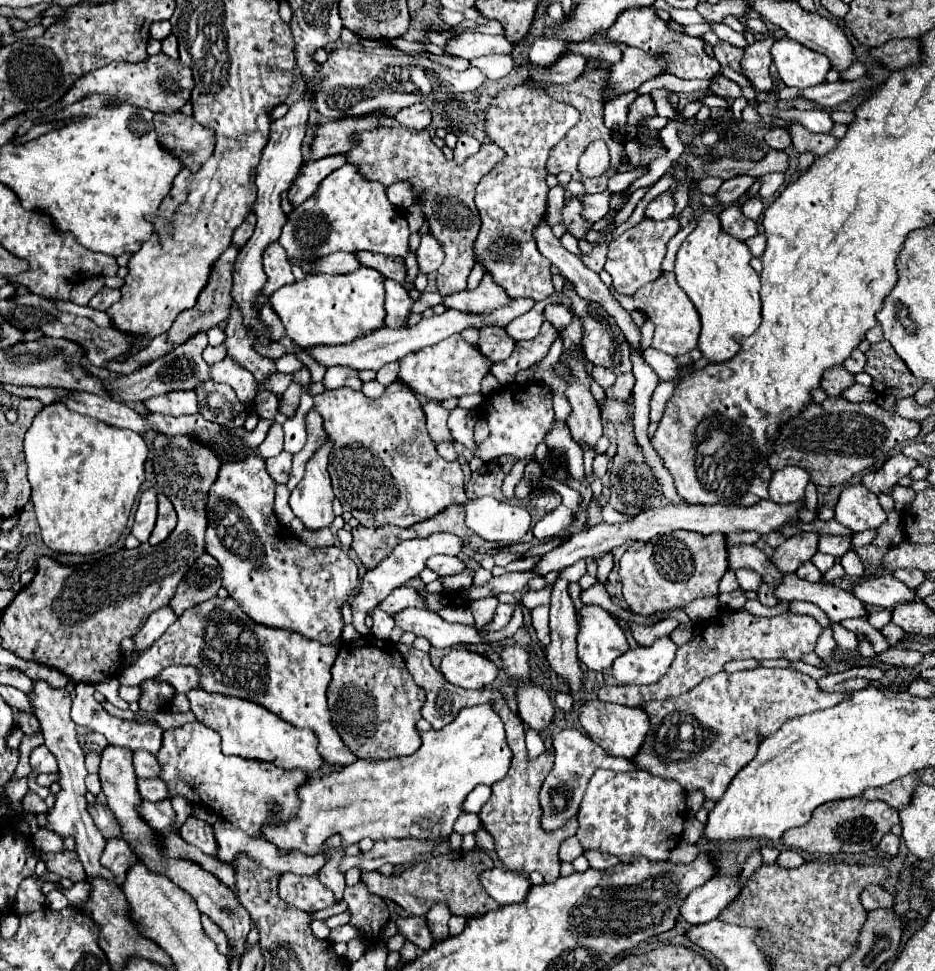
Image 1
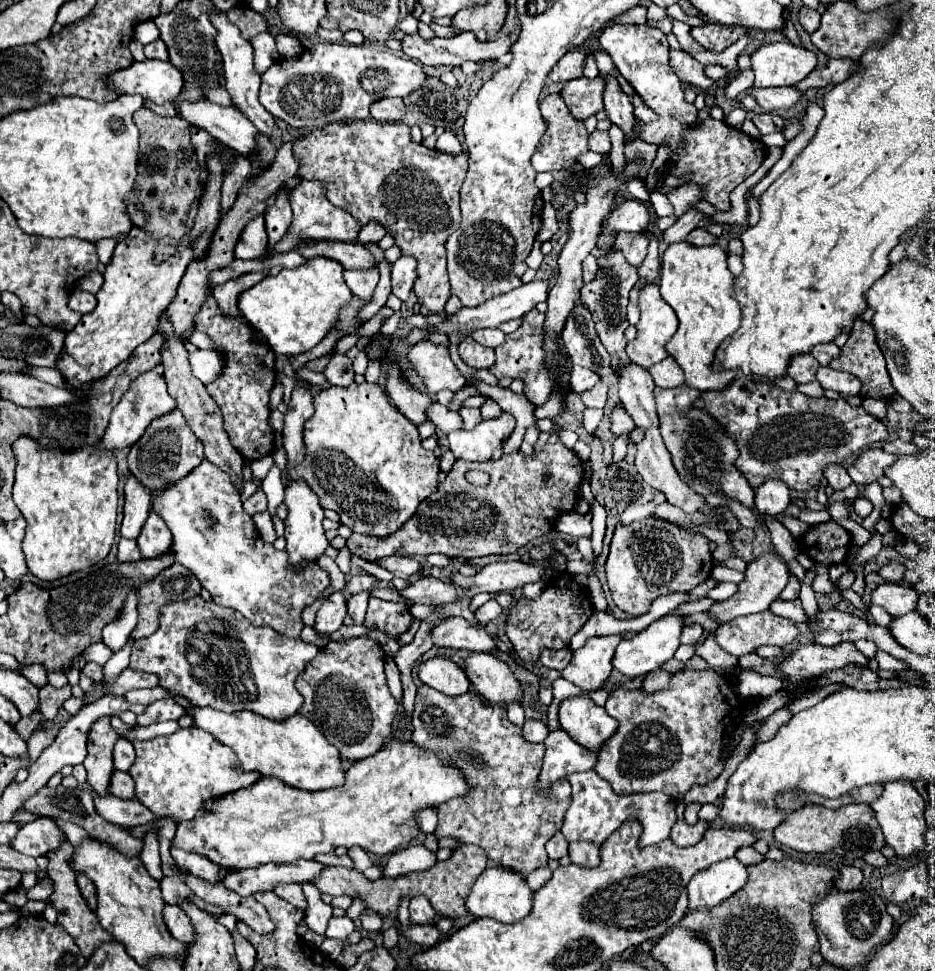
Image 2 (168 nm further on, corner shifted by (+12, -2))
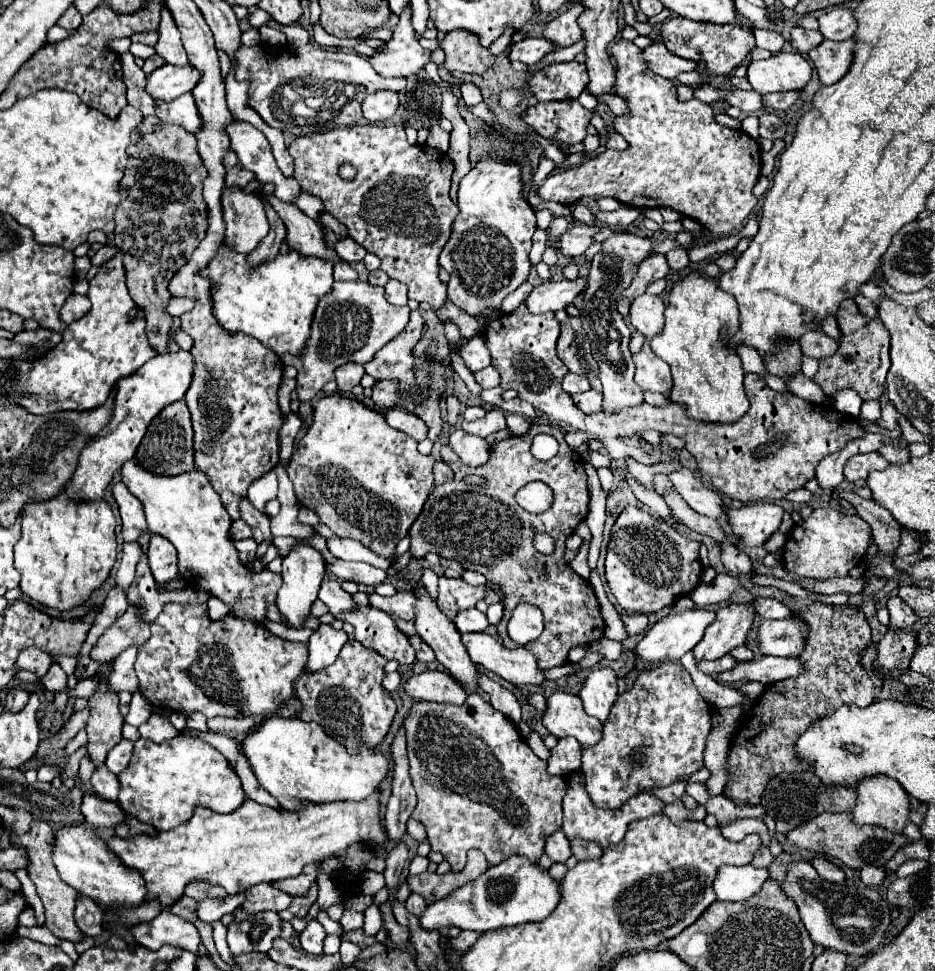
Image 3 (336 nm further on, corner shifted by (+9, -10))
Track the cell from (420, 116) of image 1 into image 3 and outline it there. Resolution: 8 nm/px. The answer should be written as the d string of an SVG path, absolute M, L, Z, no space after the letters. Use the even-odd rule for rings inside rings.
M379 91L375 95L367 95L363 99L363 117L369 123L383 123L393 117L399 109L399 97L391 91Z

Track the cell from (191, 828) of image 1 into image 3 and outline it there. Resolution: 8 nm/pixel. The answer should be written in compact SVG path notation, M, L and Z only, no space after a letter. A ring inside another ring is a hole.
M191 881L187 887L185 887L185 895L191 897L191 899L197 899L197 901L203 901L207 897L223 897L227 895L223 891L223 887L219 885L211 885L207 881Z

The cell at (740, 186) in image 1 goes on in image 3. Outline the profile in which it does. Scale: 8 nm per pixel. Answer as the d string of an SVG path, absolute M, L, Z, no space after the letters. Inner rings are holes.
M653 253L653 255L649 255L649 257L639 265L639 271L637 271L631 287L629 287L629 289L621 295L621 299L619 299L619 313L625 317L625 321L627 321L629 305L633 303L633 299L635 299L637 295L643 295L645 289L647 289L647 285L653 283L655 279L667 277L669 271L671 271L671 269L669 269L669 265L667 265L667 255L663 255L663 253Z

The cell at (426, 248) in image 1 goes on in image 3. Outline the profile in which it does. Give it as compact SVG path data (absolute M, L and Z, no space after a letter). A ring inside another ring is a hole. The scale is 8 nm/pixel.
M389 279L389 283L385 285L385 295L393 305L407 305L407 287L403 287L403 283L399 283L397 279Z

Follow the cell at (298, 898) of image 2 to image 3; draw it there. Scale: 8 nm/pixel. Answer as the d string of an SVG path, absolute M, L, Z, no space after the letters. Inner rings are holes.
M261 883L255 887L247 889L247 899L243 903L243 909L257 913L257 911L283 911L291 905L291 895L287 895L285 891L277 889L271 883Z

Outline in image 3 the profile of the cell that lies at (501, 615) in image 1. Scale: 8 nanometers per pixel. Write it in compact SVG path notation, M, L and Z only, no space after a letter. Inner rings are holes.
M475 607L473 609L467 609L467 611L461 611L455 619L455 627L461 631L461 633L473 633L473 631L485 631L489 627L489 621L487 621L487 615L477 611Z

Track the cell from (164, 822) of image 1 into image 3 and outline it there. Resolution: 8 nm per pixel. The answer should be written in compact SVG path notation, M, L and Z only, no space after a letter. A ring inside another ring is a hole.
M85 793L81 811L87 823L99 829L115 829L117 825L125 823L125 811L119 807L119 803L99 799L91 793Z

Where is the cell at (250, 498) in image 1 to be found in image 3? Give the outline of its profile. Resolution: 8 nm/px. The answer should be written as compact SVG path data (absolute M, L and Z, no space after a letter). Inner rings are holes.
M135 459L121 467L121 477L129 491L143 503L149 531L167 537L175 545L179 553L179 575L187 583L193 581L199 589L227 603L231 607L229 615L263 625L267 619L267 607L275 605L283 577L269 569L253 573L241 563L235 541L229 535L233 519L225 511L209 477L199 469L177 477L157 477L143 471Z

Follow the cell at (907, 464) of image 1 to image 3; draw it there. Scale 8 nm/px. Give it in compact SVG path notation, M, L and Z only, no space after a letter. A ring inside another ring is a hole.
M863 453L855 455L845 463L845 479L855 483L859 479L867 479L871 471L883 471L889 463L881 453Z

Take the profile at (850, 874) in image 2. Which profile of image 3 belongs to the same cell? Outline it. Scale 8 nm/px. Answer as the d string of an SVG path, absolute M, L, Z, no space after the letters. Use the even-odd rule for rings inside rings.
M813 859L813 867L817 869L817 873L825 879L825 881L833 881L833 883L843 883L847 877L843 873L841 867L833 865L827 859Z

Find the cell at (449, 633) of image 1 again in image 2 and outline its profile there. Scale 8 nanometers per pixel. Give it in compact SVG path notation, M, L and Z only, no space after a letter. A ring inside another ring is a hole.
M462 617L444 619L434 631L434 645L466 649L472 653L494 653L498 649L492 635L488 635L486 627L480 623L470 623Z

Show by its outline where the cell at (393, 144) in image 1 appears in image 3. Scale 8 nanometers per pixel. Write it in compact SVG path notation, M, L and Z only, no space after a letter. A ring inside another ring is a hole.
M355 125L339 127L327 133L313 133L297 137L289 145L289 153L295 159L295 179L301 189L323 201L327 213L347 225L349 237L363 245L369 253L381 257L381 269L409 287L409 299L425 301L433 311L441 309L447 301L447 285L439 279L439 255L451 237L451 225L459 213L459 207L451 199L451 177L455 165L445 153L439 153L425 145L409 145L403 127L383 125ZM349 163L357 175L345 181L339 175L339 167Z

